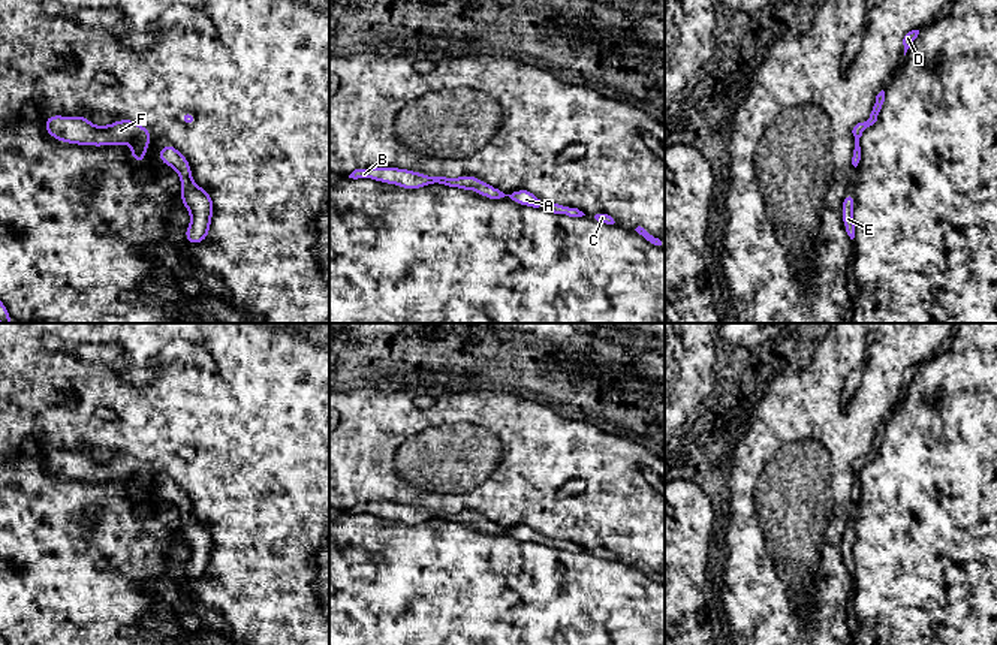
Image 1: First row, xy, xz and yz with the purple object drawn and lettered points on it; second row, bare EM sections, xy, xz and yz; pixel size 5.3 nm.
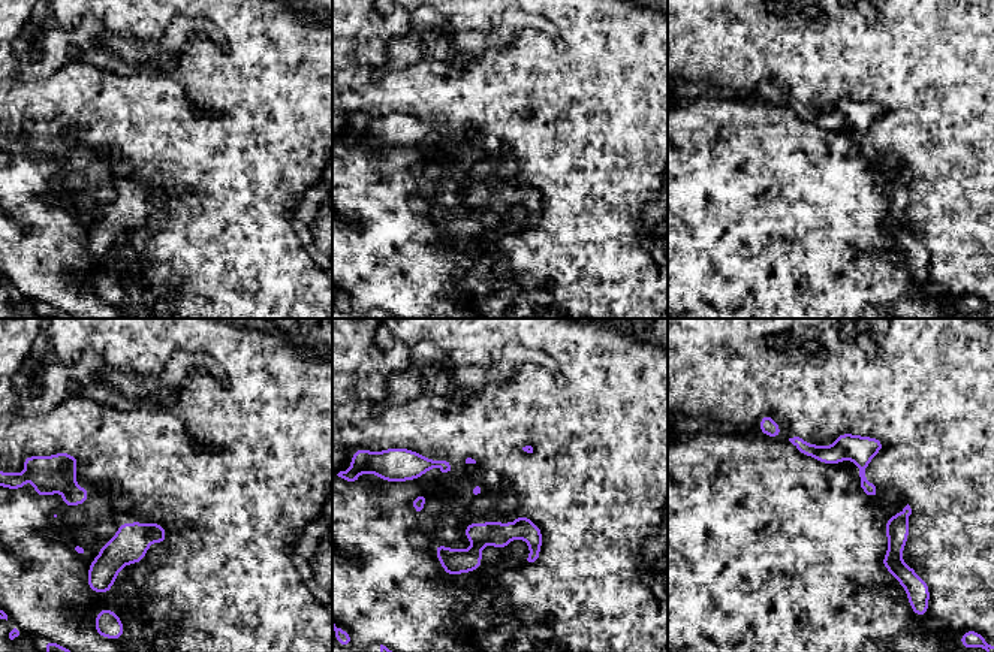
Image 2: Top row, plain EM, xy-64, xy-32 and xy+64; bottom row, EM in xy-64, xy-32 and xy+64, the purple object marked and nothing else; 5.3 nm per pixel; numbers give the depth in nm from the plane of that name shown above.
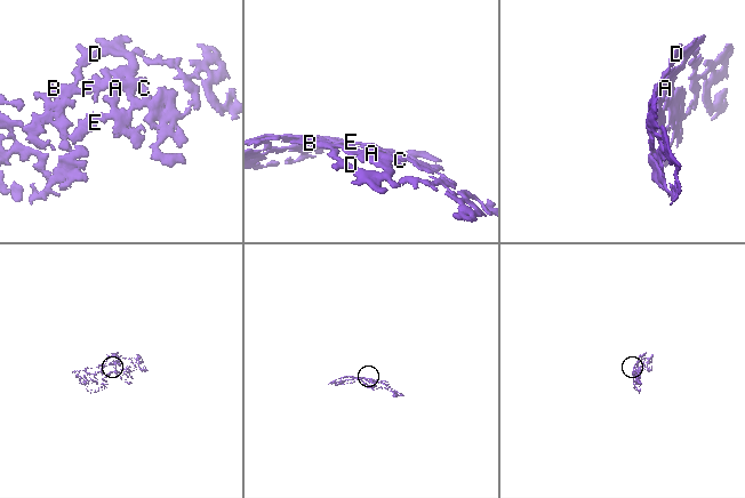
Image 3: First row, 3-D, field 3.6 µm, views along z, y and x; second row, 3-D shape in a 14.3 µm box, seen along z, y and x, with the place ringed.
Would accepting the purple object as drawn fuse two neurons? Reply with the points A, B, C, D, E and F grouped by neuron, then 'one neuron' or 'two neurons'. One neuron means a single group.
groups A B C D E F; one neuron

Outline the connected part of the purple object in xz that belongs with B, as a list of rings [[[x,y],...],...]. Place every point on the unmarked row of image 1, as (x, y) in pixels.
[[[362,503],[355,504],[349,513],[358,515],[358,513],[371,513],[374,516],[382,516],[388,519],[401,521],[407,525],[416,525],[419,522],[425,522],[434,518],[445,519],[449,522],[457,522],[461,525],[470,525],[473,524],[481,531],[490,533],[490,534],[500,534],[504,531],[509,531],[515,539],[525,540],[525,542],[545,542],[548,546],[554,549],[566,549],[569,552],[582,552],[585,551],[578,543],[569,542],[569,540],[558,540],[554,537],[543,539],[540,534],[537,534],[530,525],[519,524],[513,527],[512,530],[504,530],[498,524],[487,519],[485,516],[481,516],[476,512],[472,510],[463,510],[458,513],[446,513],[446,512],[430,512],[425,509],[418,509],[410,504],[398,504],[398,503]]]

